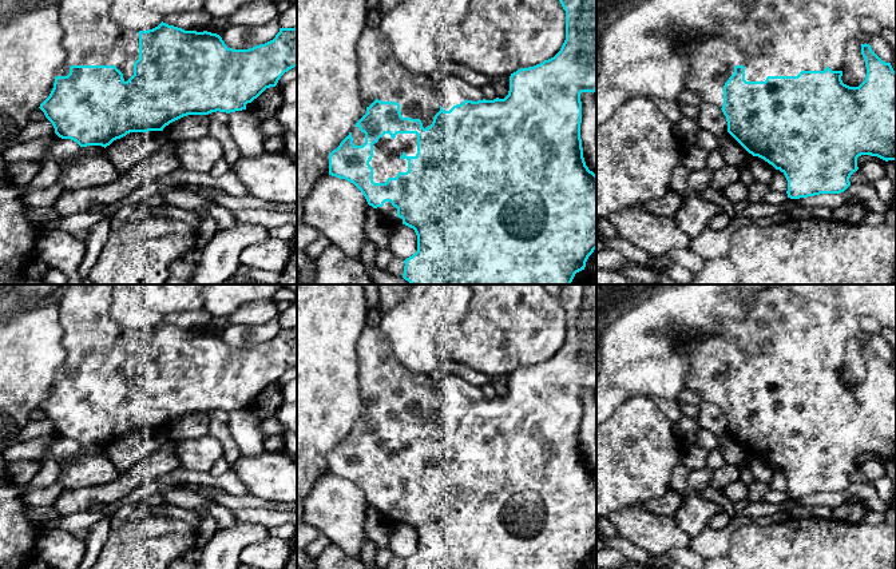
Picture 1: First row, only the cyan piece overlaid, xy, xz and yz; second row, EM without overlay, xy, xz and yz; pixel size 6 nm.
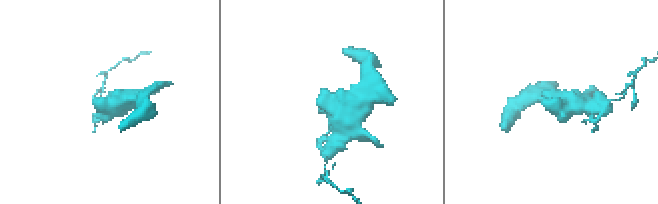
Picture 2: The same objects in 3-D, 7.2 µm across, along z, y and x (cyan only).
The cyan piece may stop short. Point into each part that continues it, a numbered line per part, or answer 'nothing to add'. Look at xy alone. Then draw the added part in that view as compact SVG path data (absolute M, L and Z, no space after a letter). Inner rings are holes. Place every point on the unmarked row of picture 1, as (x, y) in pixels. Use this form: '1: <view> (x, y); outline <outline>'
1: xy (91, 335); outline M67 284L58 295L59 322L63 329L62 345L67 357L56 375L67 375L71 365L115 365L127 381L139 358L139 333L123 329L111 315L110 284Z

